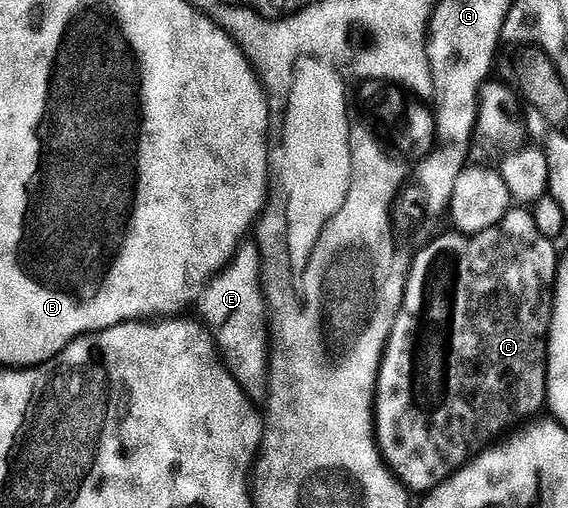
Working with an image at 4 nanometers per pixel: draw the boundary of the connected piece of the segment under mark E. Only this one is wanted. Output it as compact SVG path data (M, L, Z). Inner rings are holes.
M257 242L240 244L227 267L206 284L201 303L201 318L218 344L222 362L241 385L247 399L258 405L265 404L270 395L272 336L268 330L268 304L262 282L262 254Z

